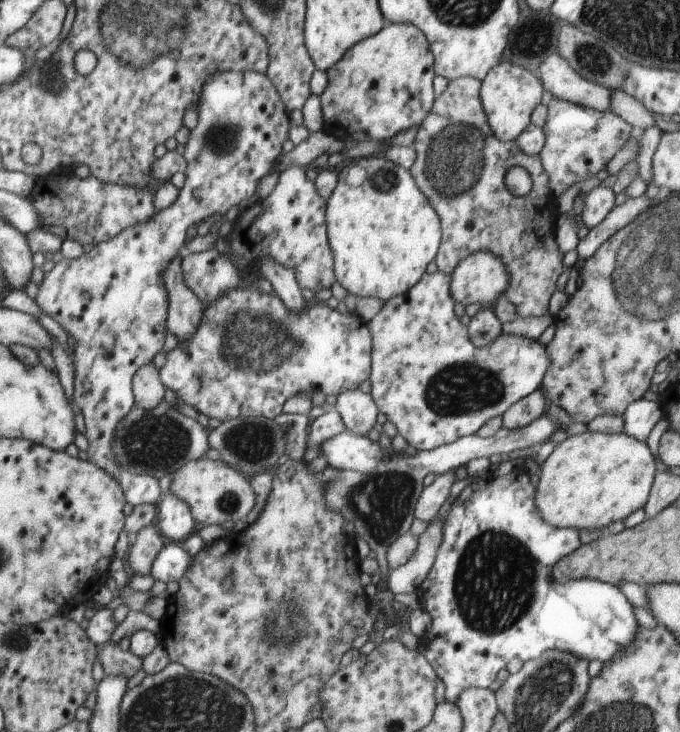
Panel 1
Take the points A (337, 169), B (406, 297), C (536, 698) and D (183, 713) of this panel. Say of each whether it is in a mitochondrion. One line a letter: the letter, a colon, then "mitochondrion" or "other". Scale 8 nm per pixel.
A: other
B: other
C: mitochondrion
D: mitochondrion

